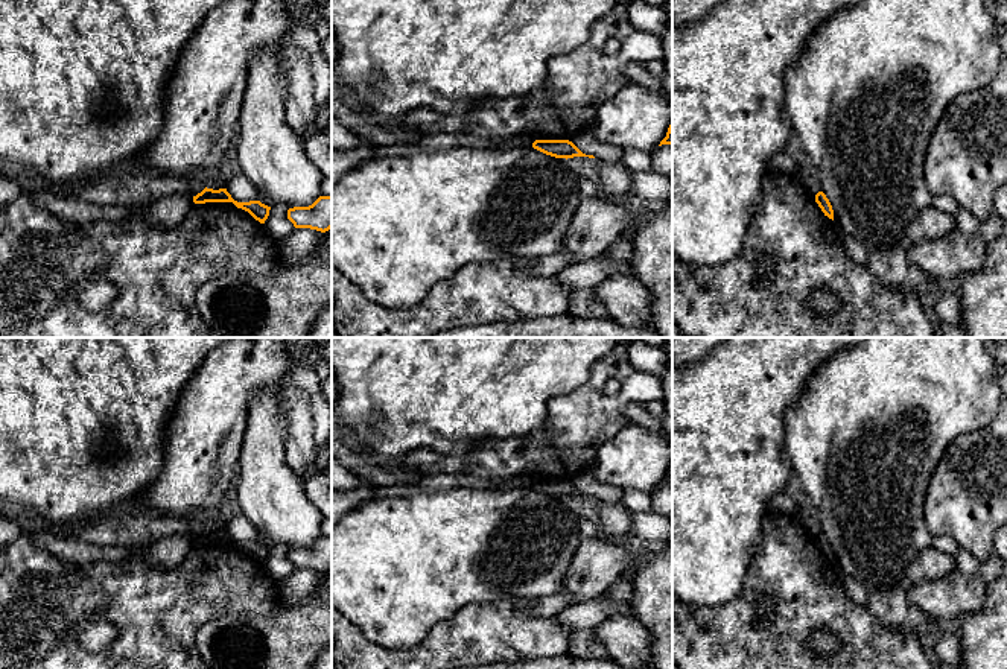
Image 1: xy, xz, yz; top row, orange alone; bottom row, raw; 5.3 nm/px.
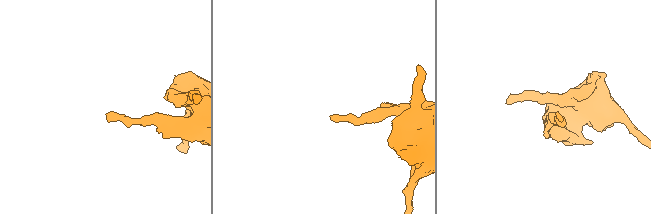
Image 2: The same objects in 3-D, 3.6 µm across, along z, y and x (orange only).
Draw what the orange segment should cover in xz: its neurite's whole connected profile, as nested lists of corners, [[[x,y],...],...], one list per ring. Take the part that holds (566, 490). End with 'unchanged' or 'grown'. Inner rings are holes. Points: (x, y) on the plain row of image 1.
[[[535,480],[532,488],[555,497],[555,499],[573,499],[573,497],[589,497],[595,499],[593,496],[583,494],[572,482],[569,480]]] | unchanged

